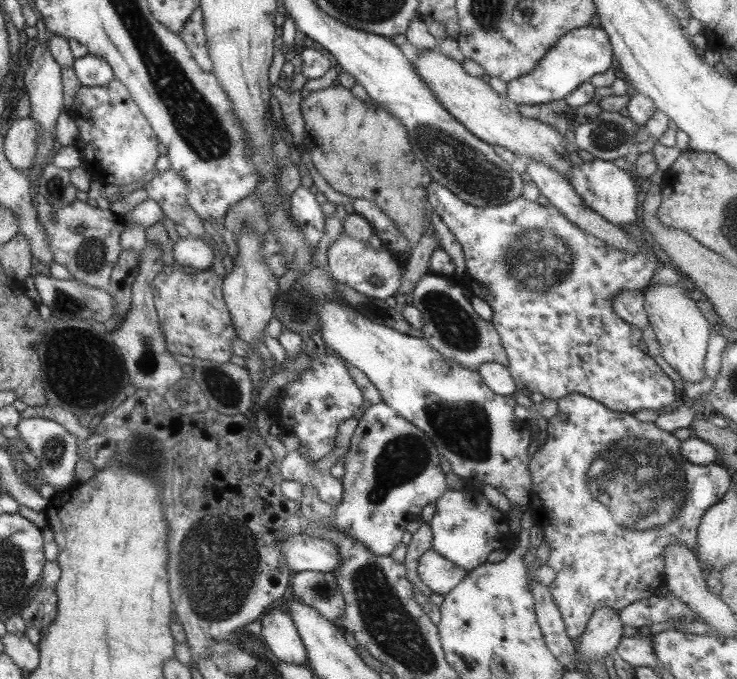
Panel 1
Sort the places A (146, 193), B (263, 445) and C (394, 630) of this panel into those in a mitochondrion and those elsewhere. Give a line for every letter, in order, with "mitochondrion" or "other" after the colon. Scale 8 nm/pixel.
A: other
B: other
C: mitochondrion

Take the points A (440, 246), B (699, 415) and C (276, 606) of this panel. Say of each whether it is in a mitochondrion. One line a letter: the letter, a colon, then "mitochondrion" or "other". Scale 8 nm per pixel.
A: other
B: other
C: other

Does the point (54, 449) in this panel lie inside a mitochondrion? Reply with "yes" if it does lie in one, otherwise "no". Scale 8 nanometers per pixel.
yes

